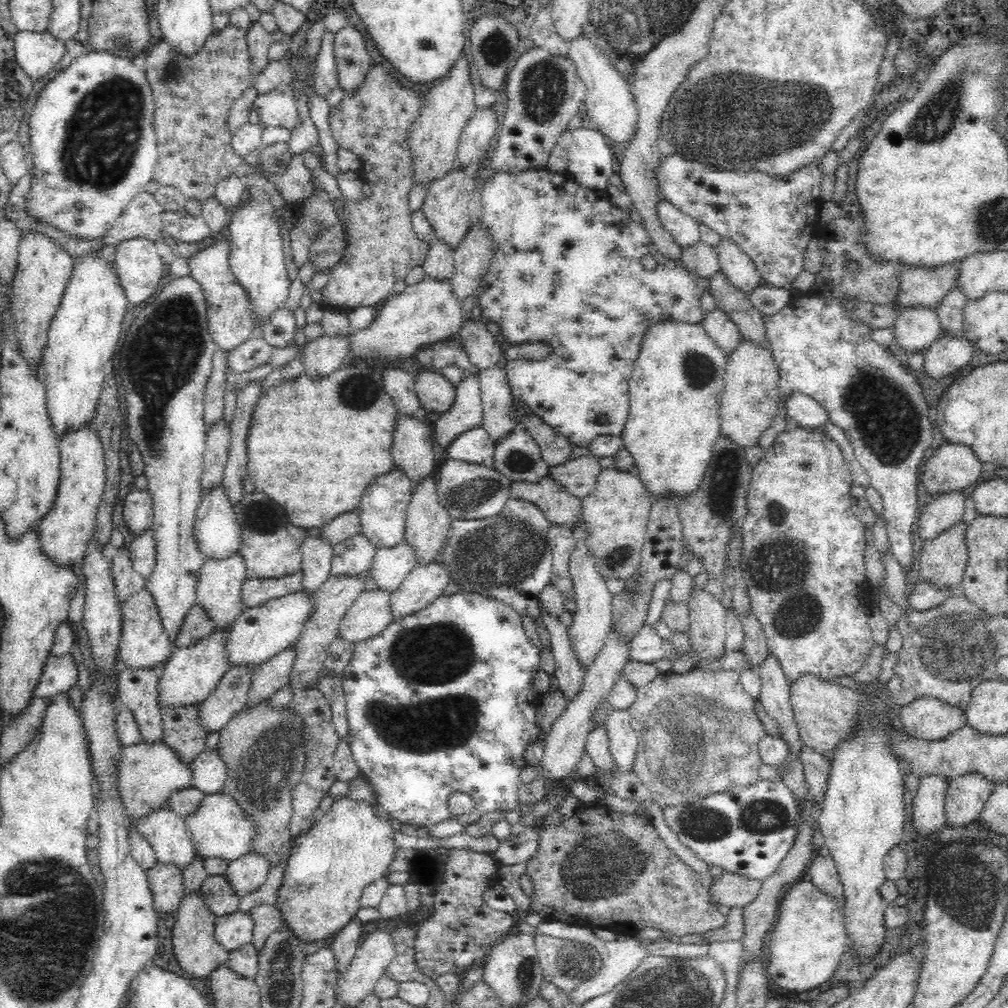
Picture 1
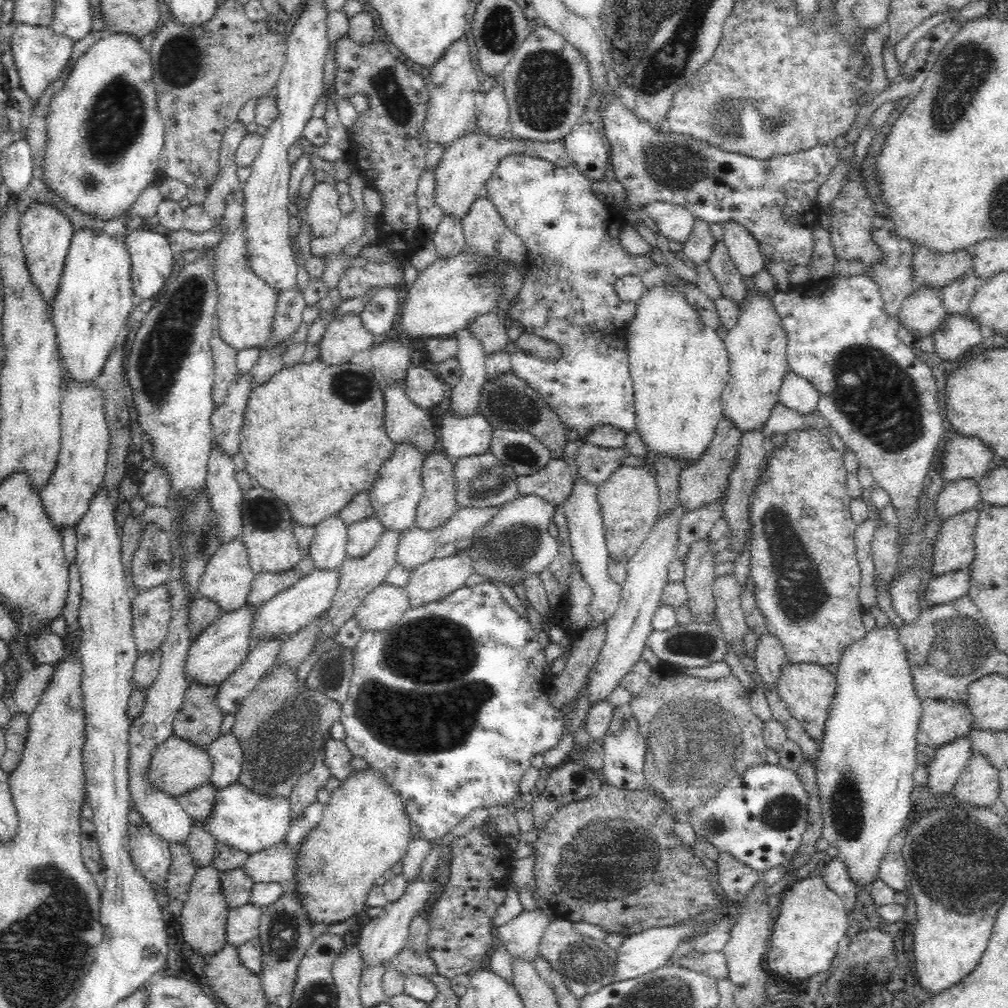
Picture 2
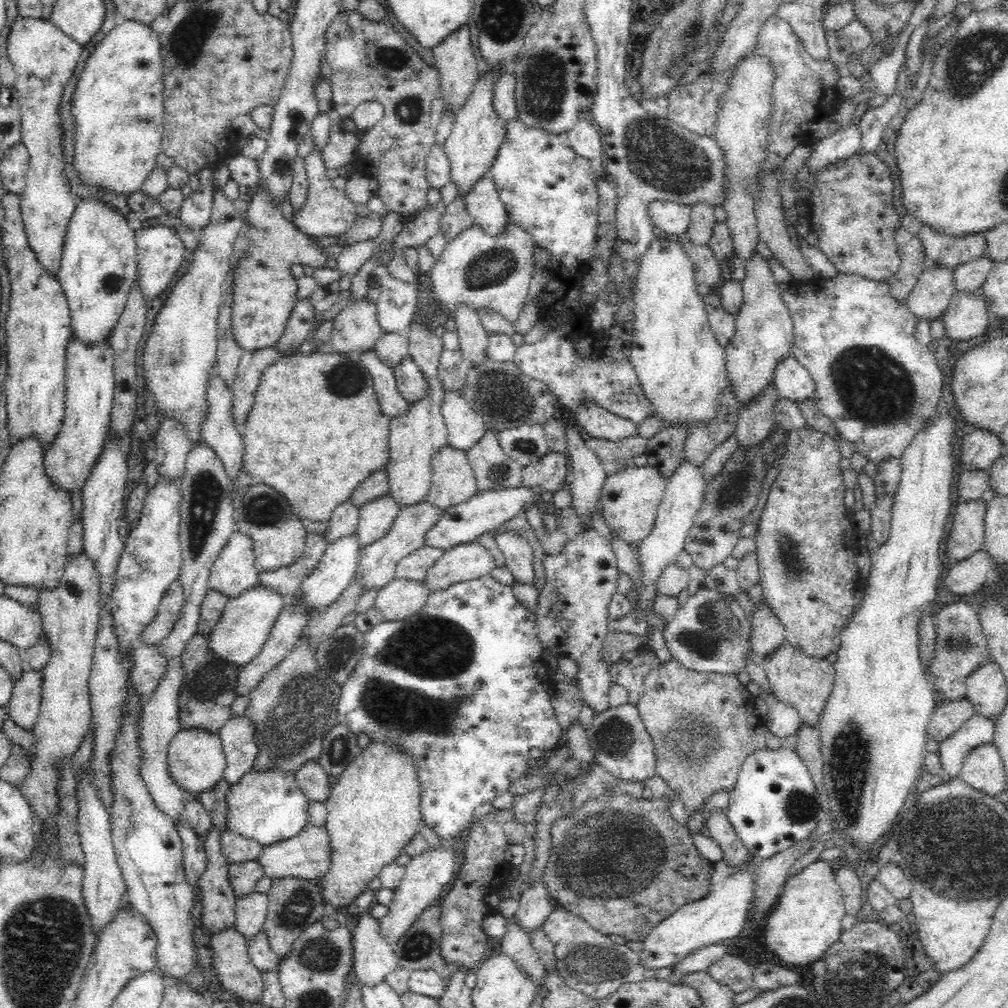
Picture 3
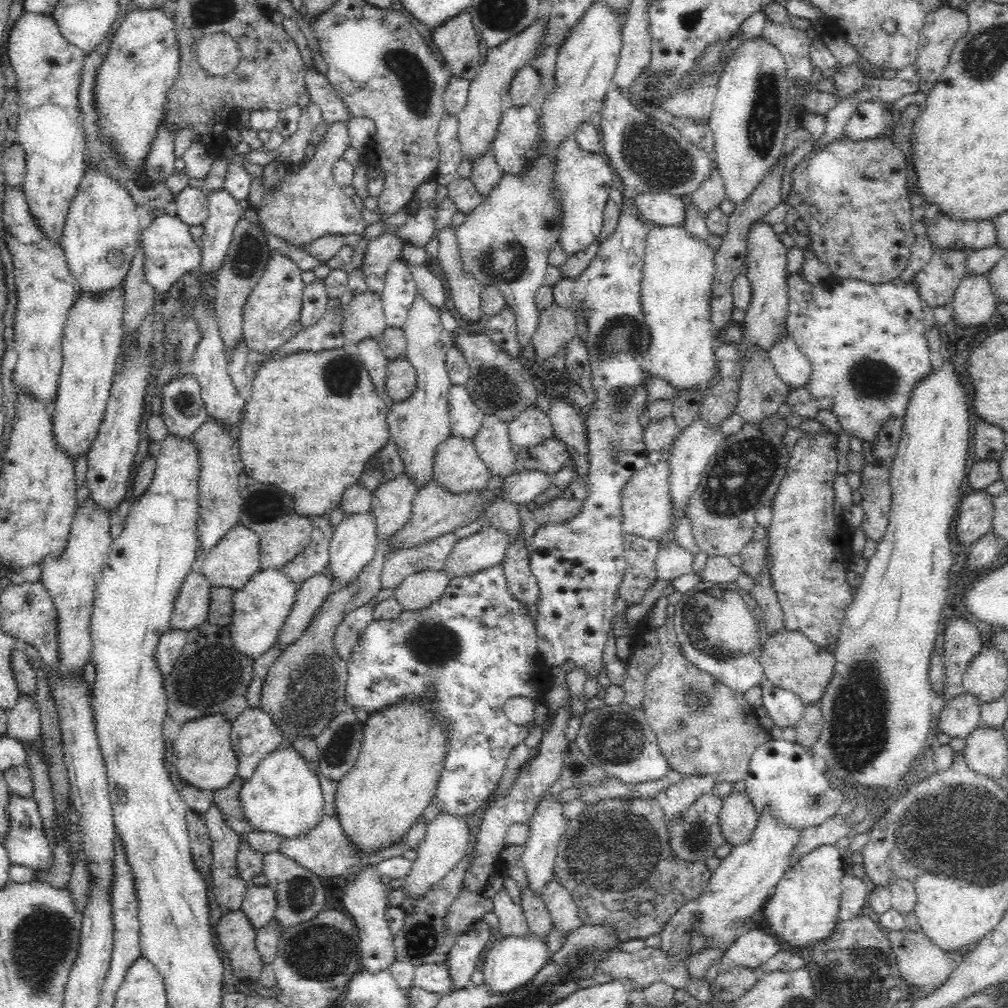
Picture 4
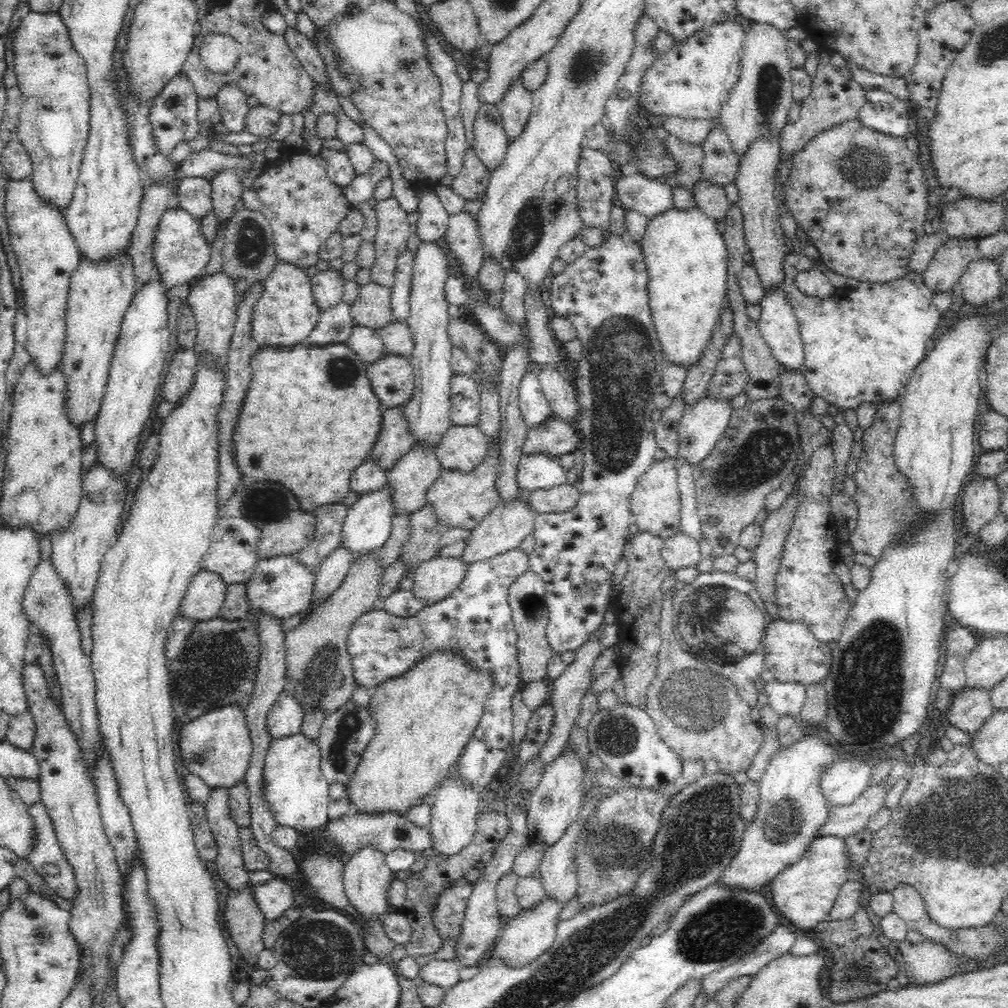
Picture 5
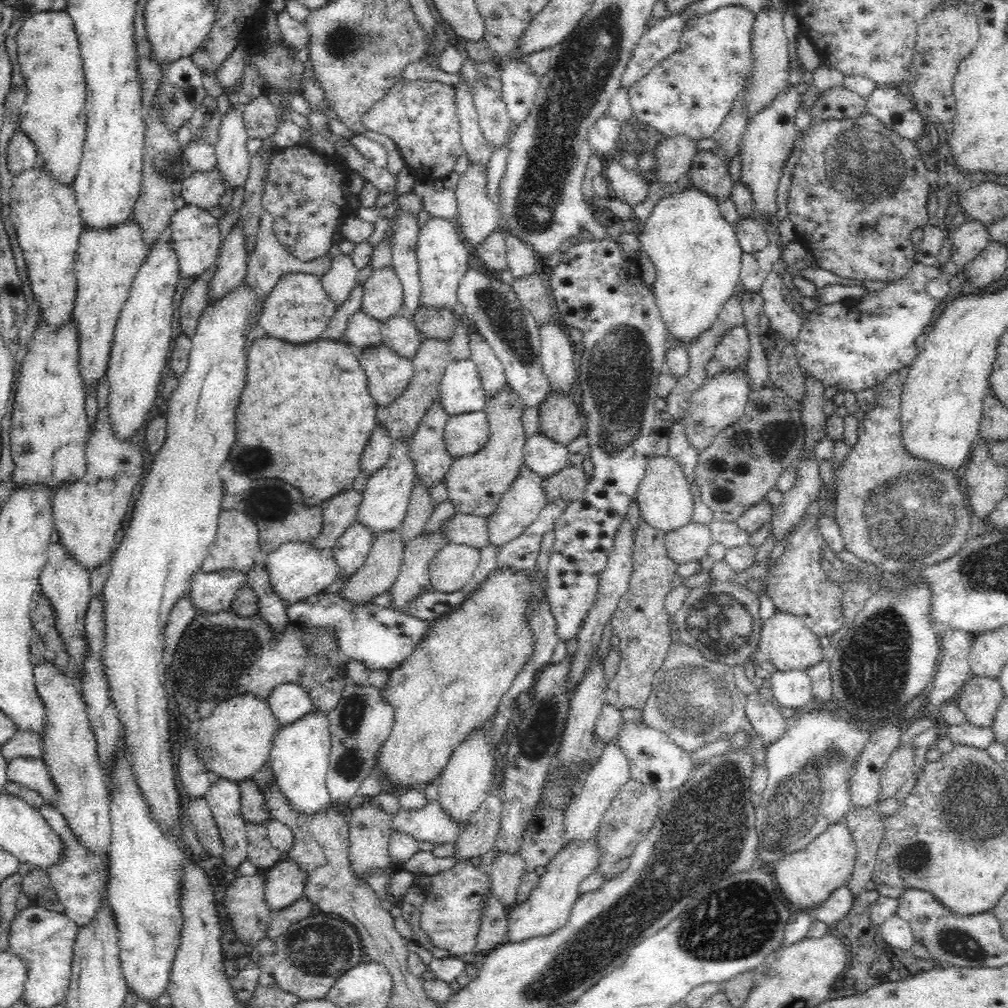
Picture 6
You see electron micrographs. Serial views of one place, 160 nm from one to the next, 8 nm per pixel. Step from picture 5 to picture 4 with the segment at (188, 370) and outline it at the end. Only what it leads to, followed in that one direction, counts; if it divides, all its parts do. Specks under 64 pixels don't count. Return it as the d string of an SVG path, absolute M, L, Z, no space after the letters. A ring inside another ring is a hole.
M181 372L159 388L161 415L169 434L188 438L208 418L200 383L193 372Z

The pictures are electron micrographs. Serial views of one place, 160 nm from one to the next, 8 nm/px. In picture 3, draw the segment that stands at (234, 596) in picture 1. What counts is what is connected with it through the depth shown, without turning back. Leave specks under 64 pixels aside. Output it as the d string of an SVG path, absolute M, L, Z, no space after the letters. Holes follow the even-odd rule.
M236 529L211 566L207 583L212 590L234 598L259 584L259 574L255 567L254 541Z

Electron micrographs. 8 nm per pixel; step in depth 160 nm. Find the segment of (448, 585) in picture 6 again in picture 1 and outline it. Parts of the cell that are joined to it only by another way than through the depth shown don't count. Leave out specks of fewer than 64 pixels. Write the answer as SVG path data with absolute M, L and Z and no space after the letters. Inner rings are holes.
M364 590L346 611L339 626L339 637L354 644L378 636L394 617L390 606L391 592Z

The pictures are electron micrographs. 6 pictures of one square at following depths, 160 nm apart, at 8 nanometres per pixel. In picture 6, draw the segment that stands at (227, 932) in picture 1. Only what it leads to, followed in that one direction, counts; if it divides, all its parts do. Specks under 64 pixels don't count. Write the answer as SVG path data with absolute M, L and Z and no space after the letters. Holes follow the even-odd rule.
M288 854L265 873L266 902L272 911L282 910L304 896L310 875Z

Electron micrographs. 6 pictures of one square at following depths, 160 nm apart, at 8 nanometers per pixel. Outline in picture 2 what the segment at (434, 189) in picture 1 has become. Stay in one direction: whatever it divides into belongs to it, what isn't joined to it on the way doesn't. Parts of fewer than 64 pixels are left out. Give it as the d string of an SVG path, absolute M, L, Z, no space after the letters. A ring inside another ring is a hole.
M476 124L464 132L464 136L456 138L446 146L441 156L436 173L435 203L445 212L462 219L470 210L473 202L484 192L487 180L492 176L501 158L510 154L538 156L558 166L574 168L572 158L566 152L565 144L559 141L540 142L539 140L522 140L510 133L508 138L490 136Z

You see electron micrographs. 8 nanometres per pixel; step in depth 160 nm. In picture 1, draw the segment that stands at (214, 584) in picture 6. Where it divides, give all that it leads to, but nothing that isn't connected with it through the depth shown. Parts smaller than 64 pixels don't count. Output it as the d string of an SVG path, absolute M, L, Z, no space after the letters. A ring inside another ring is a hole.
M145 588L135 592L121 606L123 612L123 631L119 646L119 660L123 667L153 667L165 662L171 655L170 641L159 613L154 597Z

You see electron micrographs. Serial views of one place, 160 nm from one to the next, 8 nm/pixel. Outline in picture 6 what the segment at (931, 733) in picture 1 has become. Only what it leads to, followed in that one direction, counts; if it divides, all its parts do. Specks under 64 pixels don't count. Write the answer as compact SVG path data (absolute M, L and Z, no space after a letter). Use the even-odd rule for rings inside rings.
M973 676L964 683L955 701L968 723L986 728L994 722L996 711L1006 697L998 679Z

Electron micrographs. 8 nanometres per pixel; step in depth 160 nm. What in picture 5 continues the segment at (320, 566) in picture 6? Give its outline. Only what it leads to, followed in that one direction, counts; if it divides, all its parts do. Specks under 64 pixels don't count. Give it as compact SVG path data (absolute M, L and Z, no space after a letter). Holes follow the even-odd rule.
M278 554L272 558L259 558L255 571L247 581L247 595L250 603L250 618L256 619L256 612L263 610L279 620L303 612L310 604L315 583L316 568L306 568L294 554Z

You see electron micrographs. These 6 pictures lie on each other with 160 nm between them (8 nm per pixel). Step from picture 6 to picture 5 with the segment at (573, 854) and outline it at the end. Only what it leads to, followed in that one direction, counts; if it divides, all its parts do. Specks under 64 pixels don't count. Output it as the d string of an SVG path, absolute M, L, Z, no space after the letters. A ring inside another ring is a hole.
M547 893L544 900L540 900L532 908L520 910L514 918L504 921L497 942L490 950L491 953L503 958L510 966L522 966L526 962L532 962L536 956L540 956L552 944L557 924L560 922L559 914L563 910L563 906L561 900L556 900Z

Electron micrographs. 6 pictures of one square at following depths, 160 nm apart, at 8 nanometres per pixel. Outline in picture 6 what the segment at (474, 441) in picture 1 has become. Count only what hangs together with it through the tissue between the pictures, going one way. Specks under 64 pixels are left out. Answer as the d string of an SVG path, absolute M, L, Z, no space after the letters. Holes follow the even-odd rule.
M470 358L452 360L439 386L439 402L449 416L477 412L488 400L475 362Z

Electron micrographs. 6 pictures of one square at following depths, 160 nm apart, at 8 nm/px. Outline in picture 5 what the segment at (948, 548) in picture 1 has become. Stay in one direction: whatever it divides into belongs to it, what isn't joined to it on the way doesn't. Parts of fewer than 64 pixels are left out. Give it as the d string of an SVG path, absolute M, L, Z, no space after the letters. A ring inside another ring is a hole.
M975 474L962 496L962 514L964 514L965 530L977 535L979 530L1000 511L1001 492L996 479Z

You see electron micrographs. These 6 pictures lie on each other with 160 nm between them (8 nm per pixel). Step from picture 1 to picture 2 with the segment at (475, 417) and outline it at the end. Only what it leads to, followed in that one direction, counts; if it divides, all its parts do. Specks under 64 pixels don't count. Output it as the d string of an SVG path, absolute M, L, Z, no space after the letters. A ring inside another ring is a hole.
M466 328L457 331L458 352L456 358L462 369L460 382L451 387L448 401L456 415L470 416L479 413L480 390L486 380L485 360L487 353L484 345L474 338L472 330Z

